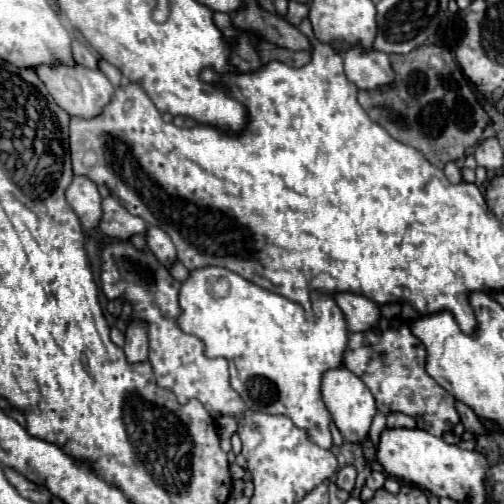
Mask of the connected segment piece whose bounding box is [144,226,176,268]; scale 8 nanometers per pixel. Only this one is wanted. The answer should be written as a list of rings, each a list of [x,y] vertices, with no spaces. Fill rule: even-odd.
[[[148,226],[144,236],[146,236],[146,244],[154,252],[154,256],[168,268],[176,260],[176,248],[174,248],[172,240],[168,238],[168,234],[156,226]]]

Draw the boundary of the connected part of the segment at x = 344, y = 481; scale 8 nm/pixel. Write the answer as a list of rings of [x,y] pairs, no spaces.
[[[352,464],[342,466],[342,468],[336,472],[336,484],[338,484],[338,488],[342,488],[342,490],[346,490],[346,492],[352,492],[352,488],[354,488],[354,484],[356,484],[356,476],[358,476],[358,470],[356,470]]]

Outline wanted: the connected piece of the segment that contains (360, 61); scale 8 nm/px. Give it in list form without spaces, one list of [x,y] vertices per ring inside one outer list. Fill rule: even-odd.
[[[354,44],[344,54],[344,70],[346,78],[362,90],[378,88],[392,82],[394,78],[388,54],[378,50],[366,50],[360,44]]]

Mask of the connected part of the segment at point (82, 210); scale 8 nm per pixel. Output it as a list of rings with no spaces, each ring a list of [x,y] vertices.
[[[74,176],[72,184],[66,190],[66,200],[72,206],[72,210],[78,214],[82,226],[90,232],[94,232],[98,220],[100,220],[100,194],[96,184],[86,176]]]

